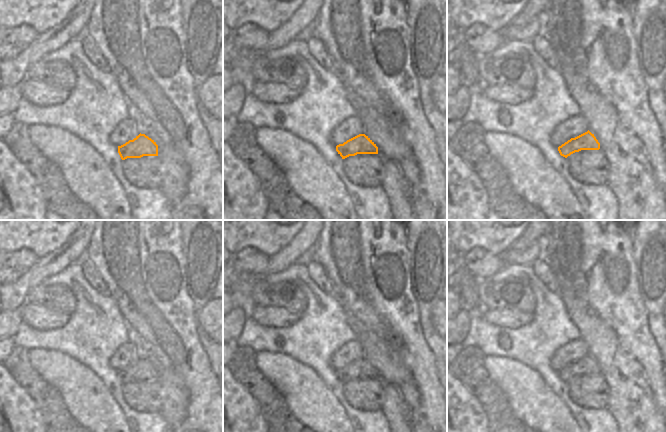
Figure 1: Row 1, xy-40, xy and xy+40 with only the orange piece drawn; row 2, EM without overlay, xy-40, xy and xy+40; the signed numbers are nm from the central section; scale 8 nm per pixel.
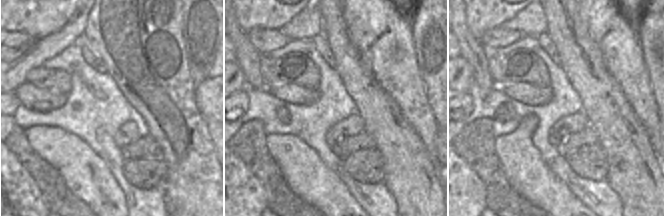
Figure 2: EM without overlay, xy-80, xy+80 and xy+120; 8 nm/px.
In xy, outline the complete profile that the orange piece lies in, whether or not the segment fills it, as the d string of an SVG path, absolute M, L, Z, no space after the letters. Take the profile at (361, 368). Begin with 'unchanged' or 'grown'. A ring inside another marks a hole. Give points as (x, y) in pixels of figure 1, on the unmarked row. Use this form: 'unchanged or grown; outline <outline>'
unchanged; outline M359 358L343 368L337 369L336 375L342 383L345 383L357 378L378 378L378 371L368 360Z

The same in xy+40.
unchanged; outline M589 354L575 362L571 362L558 371L561 380L567 382L575 376L581 374L599 374L600 367Z

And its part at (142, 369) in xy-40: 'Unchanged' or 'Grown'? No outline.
Unchanged

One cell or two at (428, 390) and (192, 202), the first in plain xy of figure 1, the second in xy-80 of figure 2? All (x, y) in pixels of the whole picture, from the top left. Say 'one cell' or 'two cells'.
one cell

